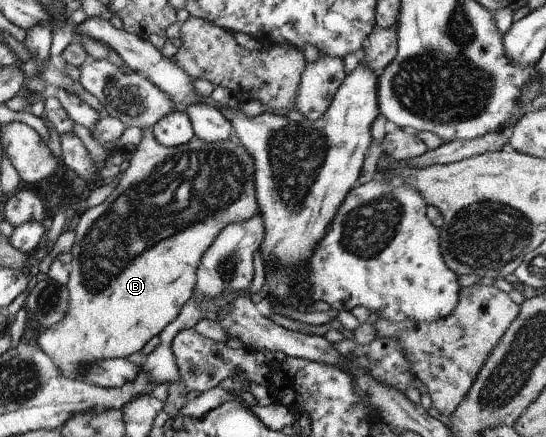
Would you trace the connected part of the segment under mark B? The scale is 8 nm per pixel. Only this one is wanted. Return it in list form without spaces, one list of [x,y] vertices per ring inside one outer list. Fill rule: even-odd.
[[[141,128],[141,142],[136,147],[127,151],[127,158],[124,162],[122,170],[115,180],[115,188],[113,192],[94,208],[87,209],[77,220],[75,226],[75,240],[71,246],[69,253],[72,255],[71,262],[67,265],[68,280],[67,288],[67,310],[65,316],[51,328],[41,330],[37,336],[36,344],[39,349],[47,355],[53,366],[59,370],[61,376],[65,378],[78,378],[83,376],[83,368],[91,362],[97,360],[111,360],[115,358],[127,358],[128,355],[138,352],[153,336],[161,333],[161,330],[175,316],[179,314],[179,310],[185,305],[185,302],[191,297],[193,284],[195,283],[195,270],[198,266],[201,254],[209,248],[217,234],[231,222],[243,222],[249,220],[251,216],[258,214],[258,205],[254,196],[253,182],[253,162],[251,156],[247,154],[247,150],[243,146],[225,140],[225,142],[213,142],[207,144],[199,140],[199,138],[191,138],[189,142],[181,144],[177,147],[163,147],[159,142],[155,141],[152,134],[152,128]]]

